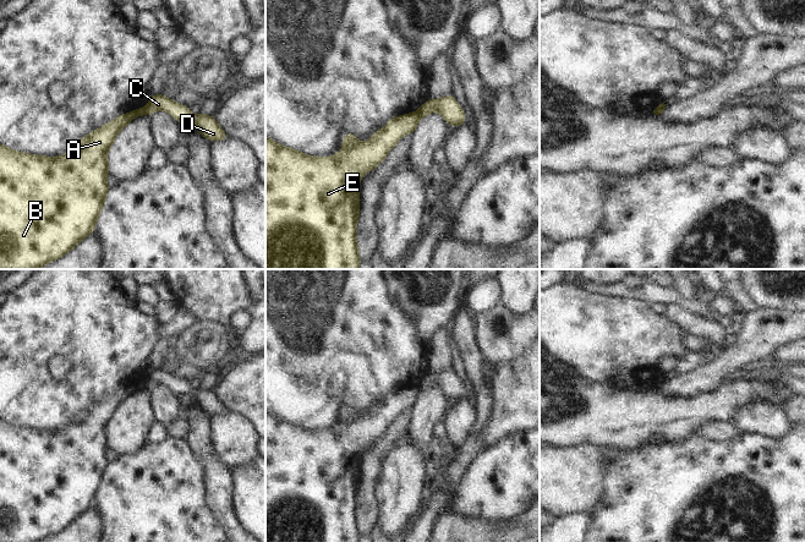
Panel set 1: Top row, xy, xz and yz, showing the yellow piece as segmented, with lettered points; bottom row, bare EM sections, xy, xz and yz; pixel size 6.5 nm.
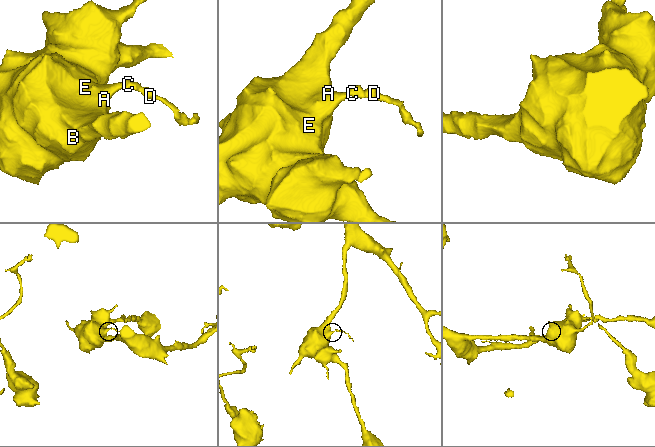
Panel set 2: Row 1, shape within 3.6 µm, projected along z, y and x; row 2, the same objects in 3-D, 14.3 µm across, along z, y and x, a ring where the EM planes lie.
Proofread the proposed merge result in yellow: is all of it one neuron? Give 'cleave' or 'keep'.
cleave

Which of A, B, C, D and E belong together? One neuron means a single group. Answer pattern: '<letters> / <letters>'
A B E / C D

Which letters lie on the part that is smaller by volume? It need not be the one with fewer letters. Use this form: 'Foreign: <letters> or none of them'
Foreign: C, D.

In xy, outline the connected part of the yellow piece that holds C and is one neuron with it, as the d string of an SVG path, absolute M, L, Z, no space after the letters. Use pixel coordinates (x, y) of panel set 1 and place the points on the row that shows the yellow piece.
M160 93L150 97L144 110L147 116L152 115L155 110L166 111L179 122L195 126L210 142L229 137L214 116L202 113L192 115L190 106L179 104Z

